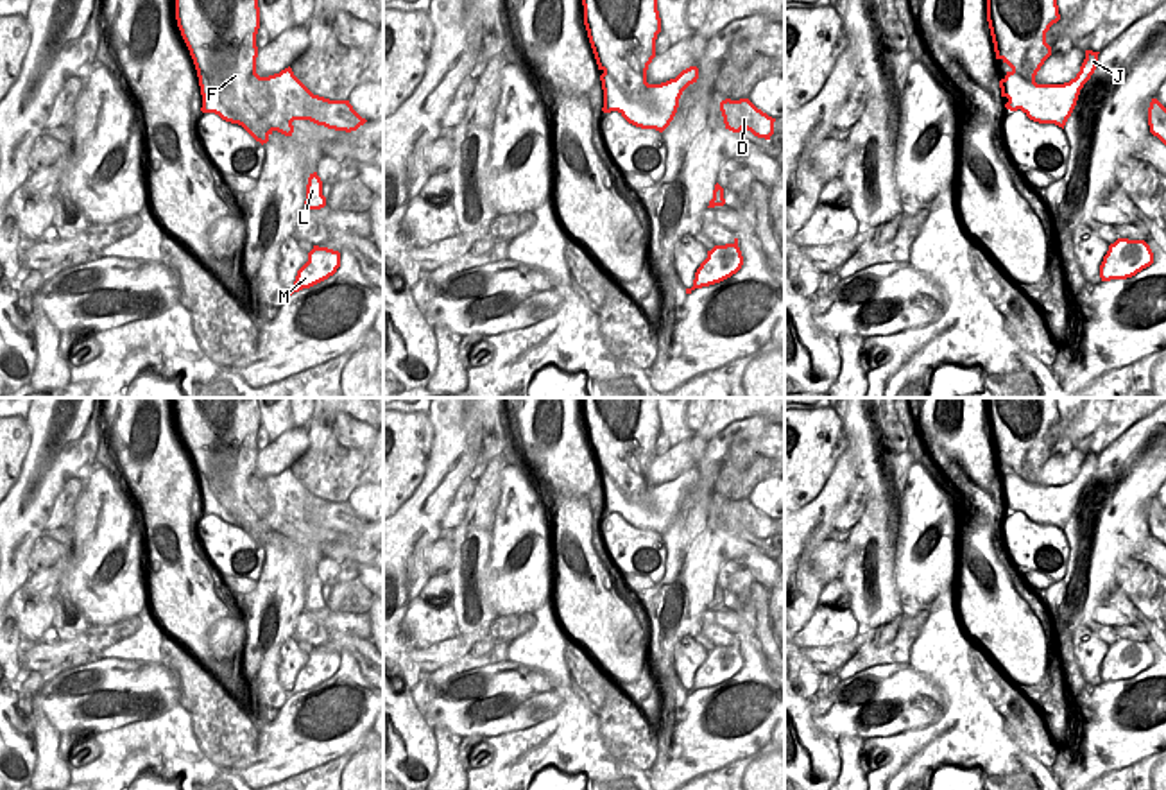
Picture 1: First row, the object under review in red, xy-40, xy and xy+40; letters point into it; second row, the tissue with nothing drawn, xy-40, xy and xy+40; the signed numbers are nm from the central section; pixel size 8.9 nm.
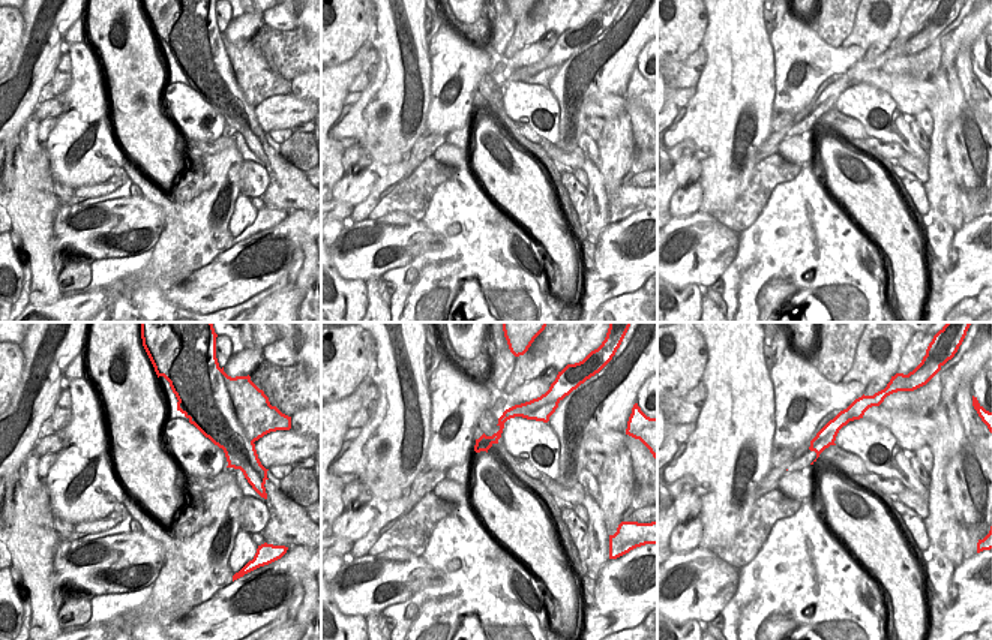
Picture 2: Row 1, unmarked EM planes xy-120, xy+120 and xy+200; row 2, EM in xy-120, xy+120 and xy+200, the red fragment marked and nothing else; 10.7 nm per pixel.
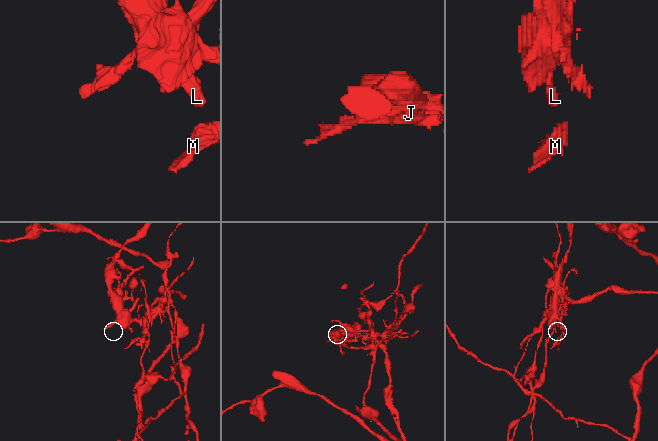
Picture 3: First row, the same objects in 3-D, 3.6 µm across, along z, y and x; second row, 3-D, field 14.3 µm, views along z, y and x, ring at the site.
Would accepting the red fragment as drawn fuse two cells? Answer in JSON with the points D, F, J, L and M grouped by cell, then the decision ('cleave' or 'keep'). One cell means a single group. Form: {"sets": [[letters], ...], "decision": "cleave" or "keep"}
{"sets": [["D", "J", "M"], ["F", "L"]], "decision": "cleave"}

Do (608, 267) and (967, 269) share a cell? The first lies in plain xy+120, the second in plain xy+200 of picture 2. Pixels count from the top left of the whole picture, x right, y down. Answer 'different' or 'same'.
same

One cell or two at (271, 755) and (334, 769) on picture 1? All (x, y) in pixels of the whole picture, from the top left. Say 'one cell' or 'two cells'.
two cells

